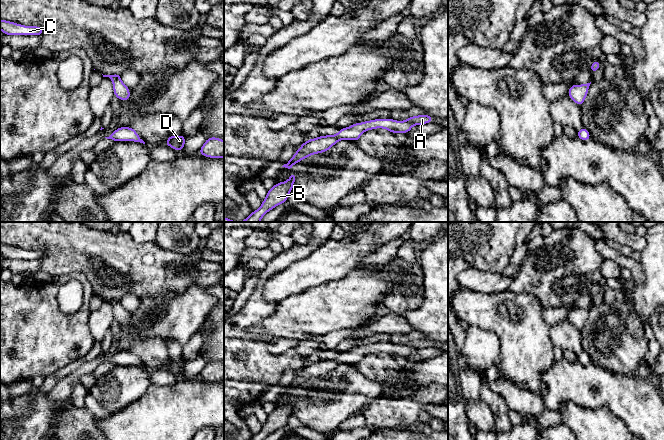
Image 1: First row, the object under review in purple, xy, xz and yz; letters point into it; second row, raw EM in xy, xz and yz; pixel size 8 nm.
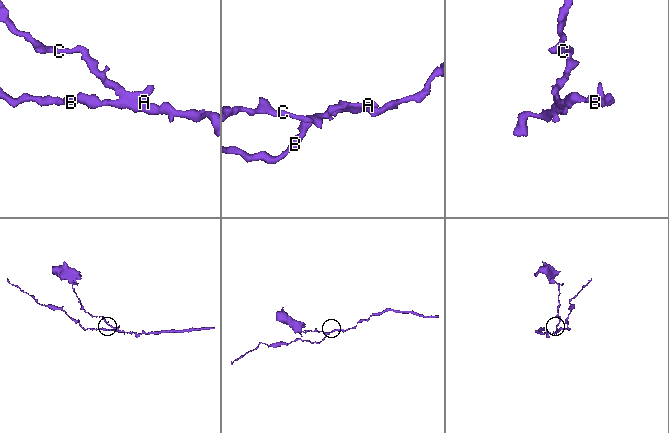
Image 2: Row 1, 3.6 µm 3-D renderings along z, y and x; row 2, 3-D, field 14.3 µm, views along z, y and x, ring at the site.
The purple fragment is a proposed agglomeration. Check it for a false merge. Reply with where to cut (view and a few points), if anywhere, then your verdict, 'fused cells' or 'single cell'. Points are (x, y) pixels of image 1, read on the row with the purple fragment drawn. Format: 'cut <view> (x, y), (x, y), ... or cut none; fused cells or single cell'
cut none; single cell

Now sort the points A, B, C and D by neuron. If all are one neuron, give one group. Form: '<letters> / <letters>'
A B C D

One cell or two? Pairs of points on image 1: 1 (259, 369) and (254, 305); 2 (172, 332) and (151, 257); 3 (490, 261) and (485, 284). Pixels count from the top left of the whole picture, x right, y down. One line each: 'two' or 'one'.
1: one
2: two
3: two

